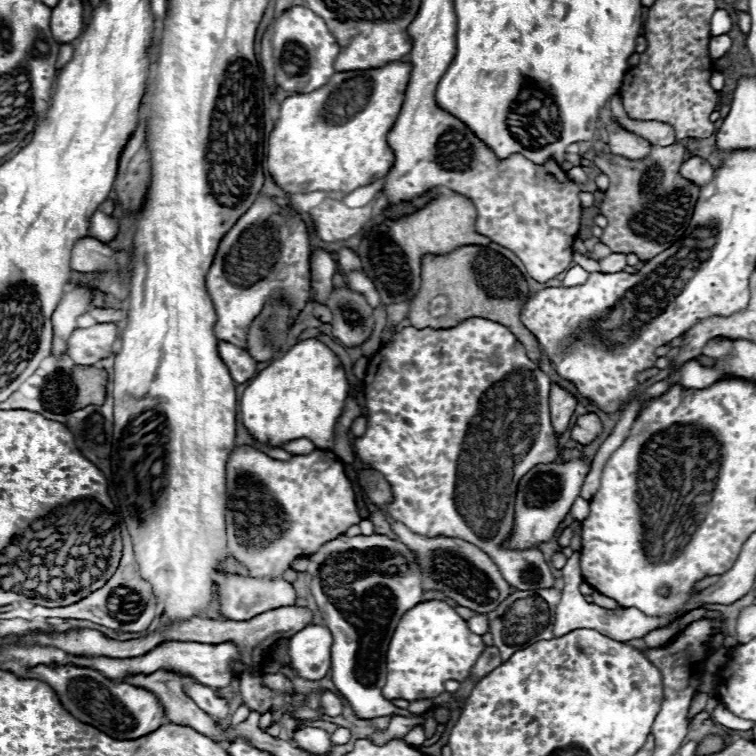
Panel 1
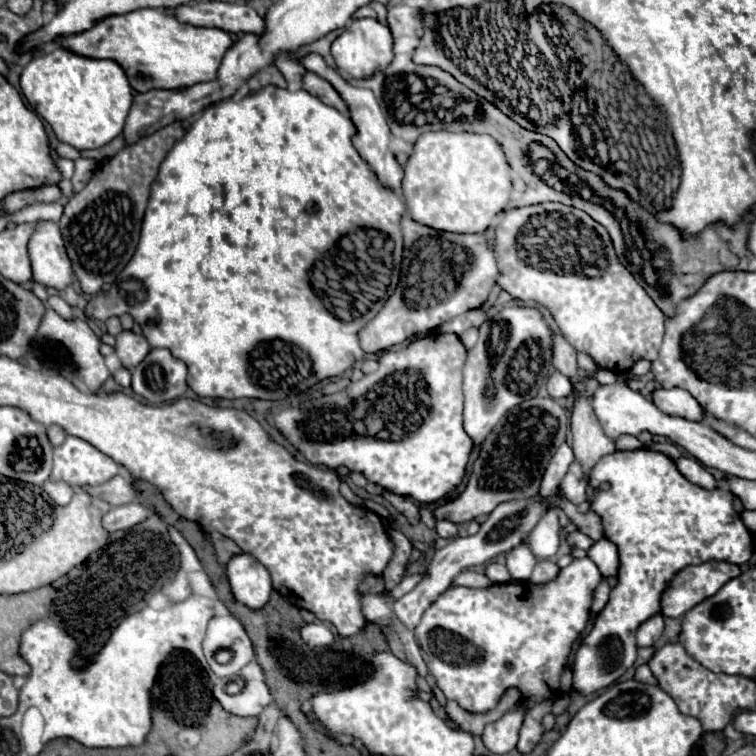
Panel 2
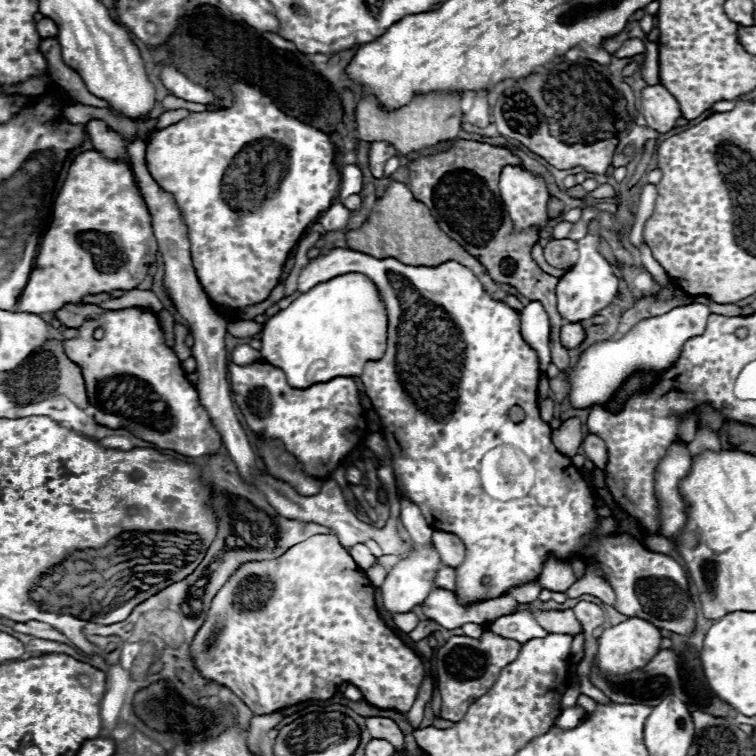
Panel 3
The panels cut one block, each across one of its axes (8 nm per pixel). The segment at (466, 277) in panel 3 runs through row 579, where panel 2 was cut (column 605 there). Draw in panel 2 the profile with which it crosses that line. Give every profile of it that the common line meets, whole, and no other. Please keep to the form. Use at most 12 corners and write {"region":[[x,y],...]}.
{"region":[[648,448],[588,476],[618,584],[572,666],[592,694],[636,660],[682,568],[746,564],[732,494]]}

